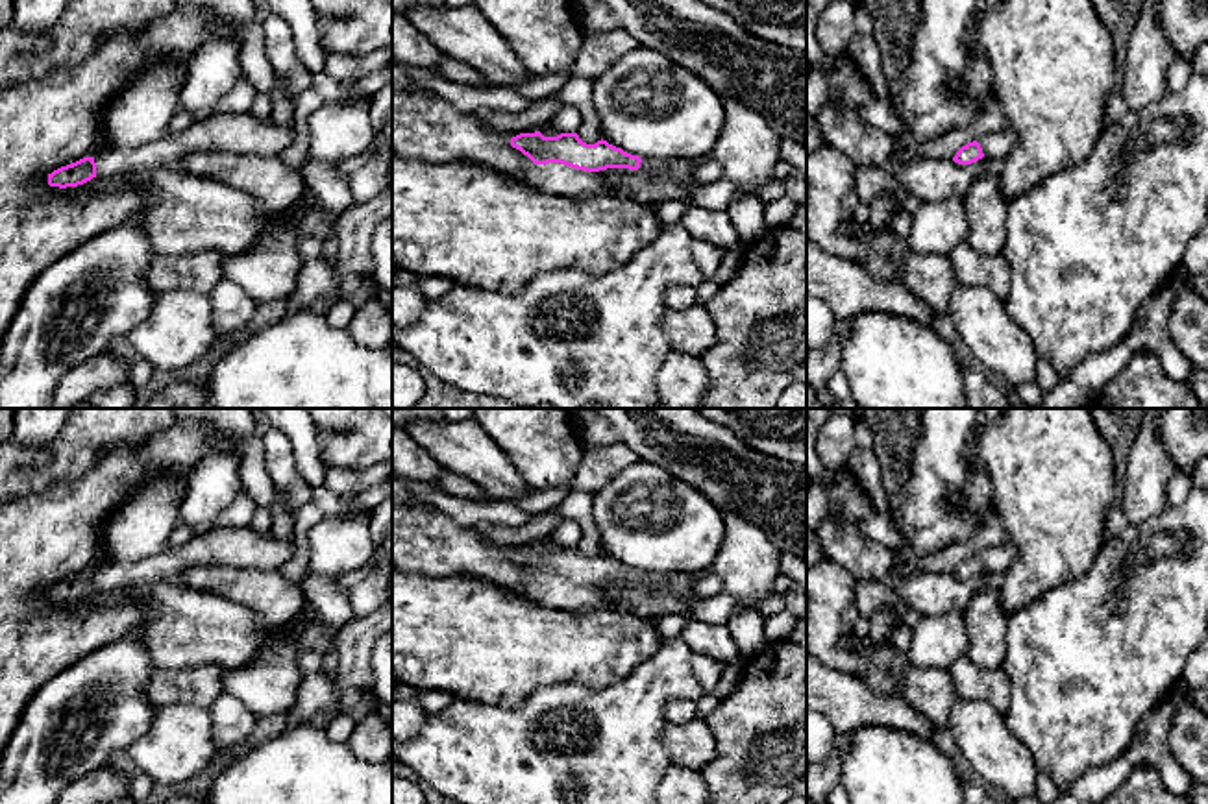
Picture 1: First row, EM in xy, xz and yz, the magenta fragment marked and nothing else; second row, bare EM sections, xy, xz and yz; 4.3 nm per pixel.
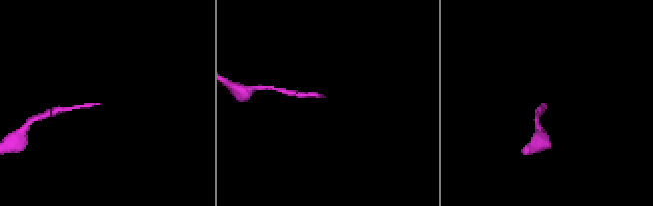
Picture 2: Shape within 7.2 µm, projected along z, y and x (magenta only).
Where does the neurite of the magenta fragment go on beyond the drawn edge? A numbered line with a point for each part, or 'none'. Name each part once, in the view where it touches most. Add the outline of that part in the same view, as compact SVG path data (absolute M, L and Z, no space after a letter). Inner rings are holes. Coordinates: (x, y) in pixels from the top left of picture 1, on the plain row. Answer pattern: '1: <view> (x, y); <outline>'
1: xz (554, 592); M561 577L535 579L511 588L531 604L585 614L601 608L620 608L599 586L585 586Z

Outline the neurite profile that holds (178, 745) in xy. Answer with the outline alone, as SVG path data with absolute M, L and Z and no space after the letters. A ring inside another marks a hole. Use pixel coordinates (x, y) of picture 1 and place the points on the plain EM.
M155 704L152 726L126 754L154 782L176 786L202 773L216 750L209 710Z

